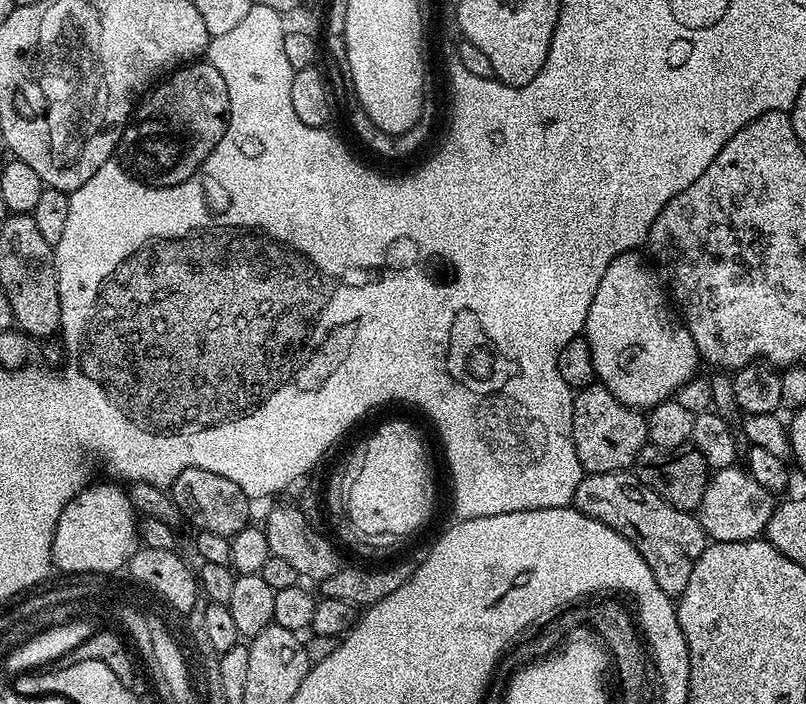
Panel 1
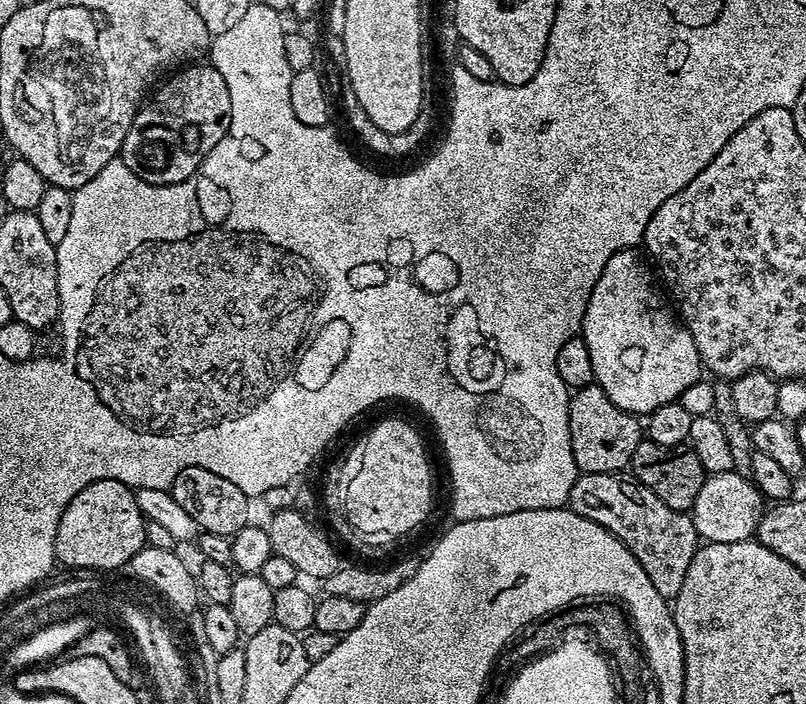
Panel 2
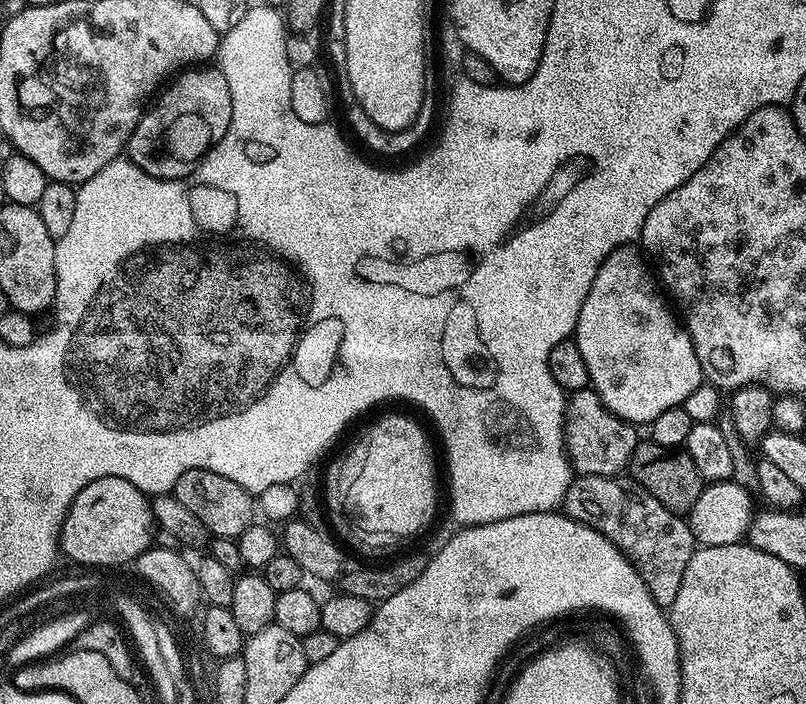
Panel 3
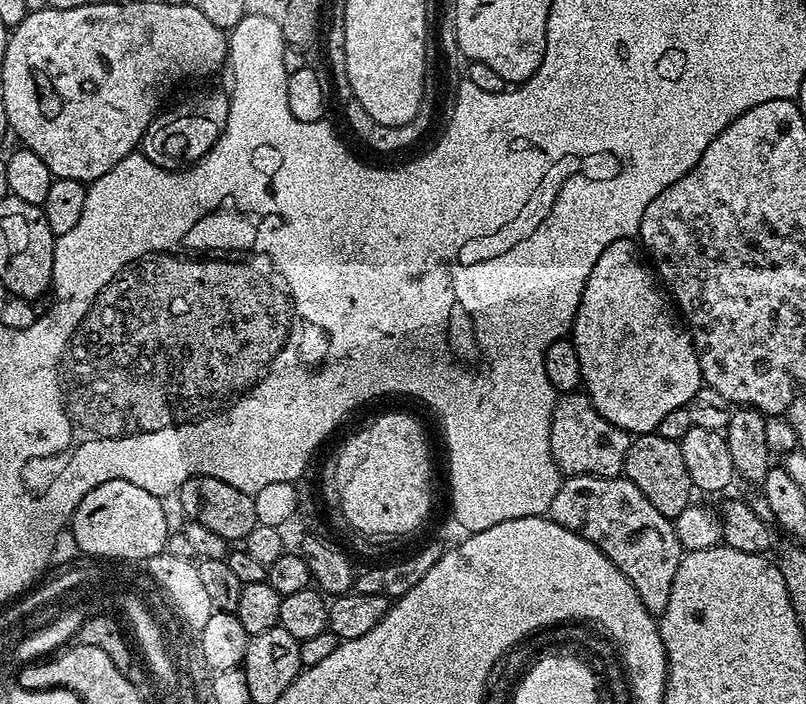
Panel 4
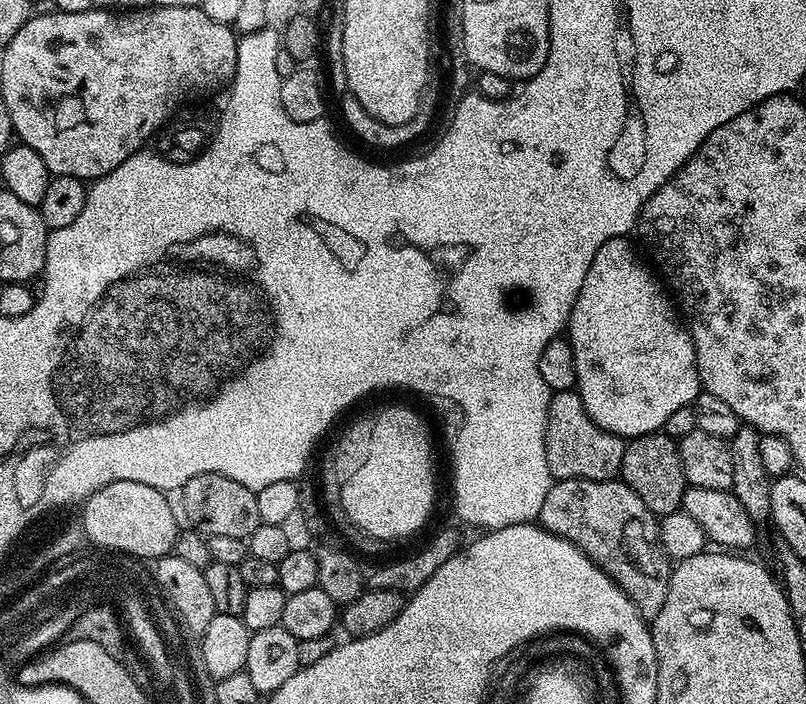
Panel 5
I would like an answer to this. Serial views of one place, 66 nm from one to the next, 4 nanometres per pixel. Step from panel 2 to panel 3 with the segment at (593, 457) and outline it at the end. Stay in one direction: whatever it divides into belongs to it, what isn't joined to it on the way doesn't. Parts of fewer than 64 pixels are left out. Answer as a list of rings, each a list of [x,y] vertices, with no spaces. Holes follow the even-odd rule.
[[[586,387],[582,390],[578,390],[577,392],[571,393],[567,397],[565,406],[564,406],[564,450],[568,454],[568,462],[572,465],[573,469],[579,475],[582,476],[616,476],[617,474],[623,473],[625,469],[628,467],[628,463],[630,462],[630,458],[634,454],[634,450],[636,449],[638,443],[638,437],[636,437],[637,429],[633,427],[633,425],[629,424],[628,421],[623,420],[622,418],[618,418],[609,408],[604,407],[604,403],[602,402],[602,398],[598,393],[596,393],[592,387]]]

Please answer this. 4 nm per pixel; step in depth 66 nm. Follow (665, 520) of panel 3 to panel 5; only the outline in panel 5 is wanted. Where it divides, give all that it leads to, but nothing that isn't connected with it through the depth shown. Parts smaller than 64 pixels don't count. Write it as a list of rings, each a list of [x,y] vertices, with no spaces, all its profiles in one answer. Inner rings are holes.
[[[556,480],[550,486],[546,499],[542,501],[538,523],[547,532],[566,538],[574,546],[581,548],[628,595],[642,619],[651,622],[658,610],[662,610],[674,564],[660,545],[658,517],[623,480]]]

